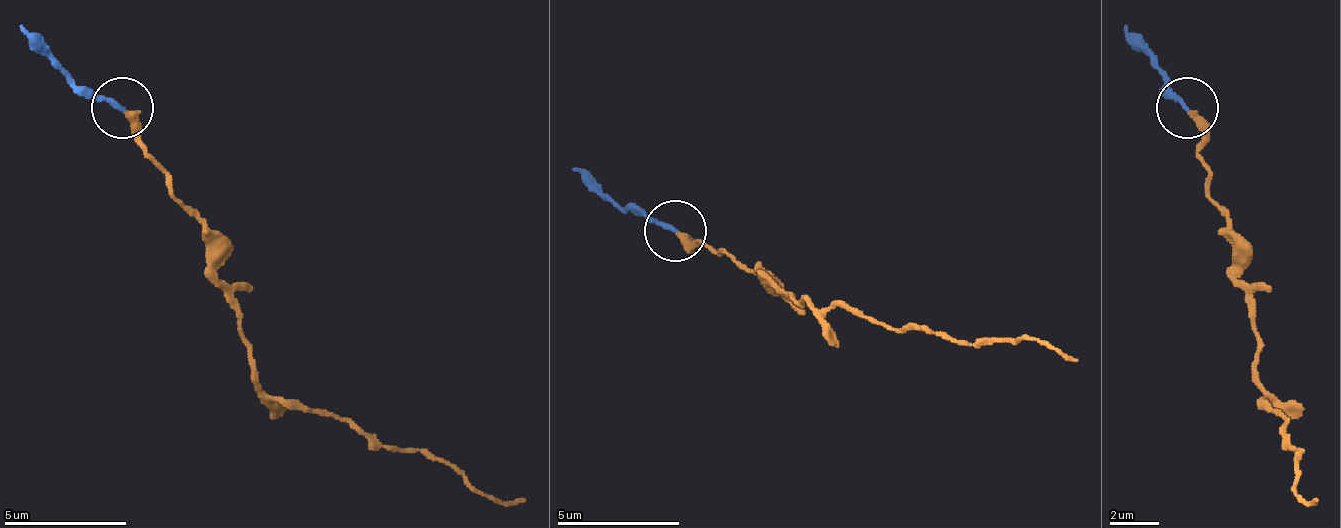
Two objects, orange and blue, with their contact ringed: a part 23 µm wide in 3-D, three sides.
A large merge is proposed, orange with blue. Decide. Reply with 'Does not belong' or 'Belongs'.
Does not belong

